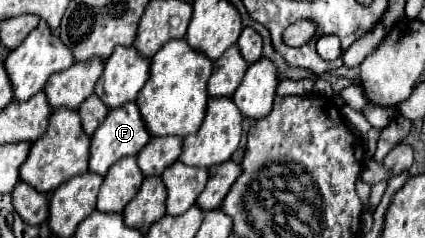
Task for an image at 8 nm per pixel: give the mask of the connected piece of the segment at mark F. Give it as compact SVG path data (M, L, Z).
M129 102L129 104L123 104L119 108L113 108L109 110L105 122L97 128L97 132L91 136L91 156L89 156L89 170L95 172L95 174L101 174L105 176L107 170L117 162L121 160L123 156L135 156L139 154L139 150L149 142L151 134L145 126L145 120L139 112L139 106L135 102Z

